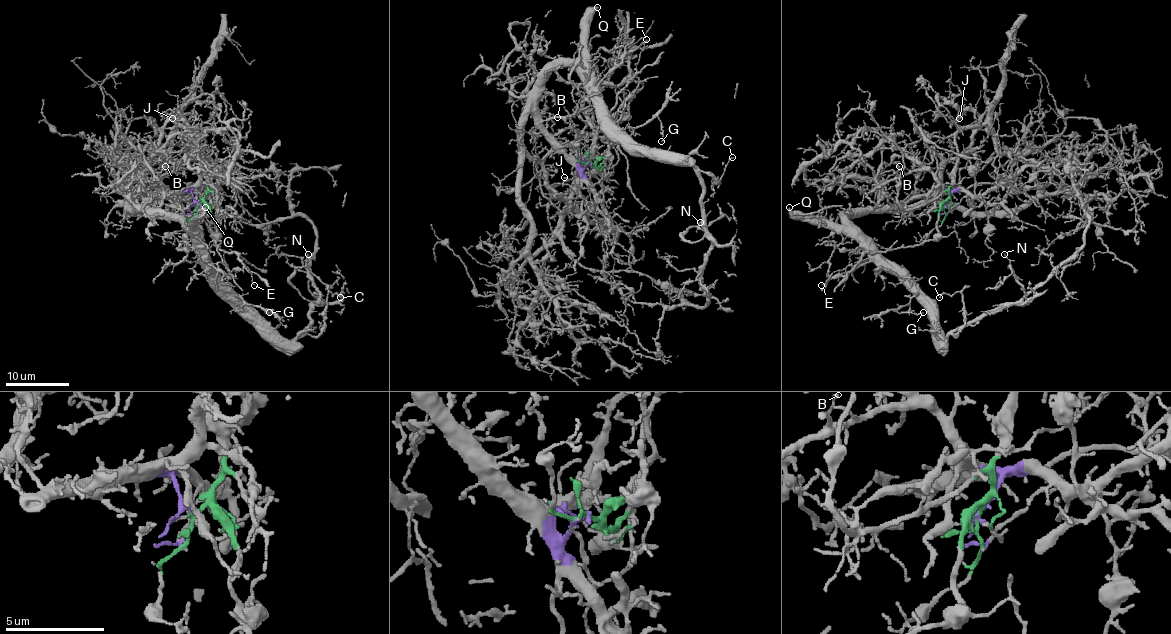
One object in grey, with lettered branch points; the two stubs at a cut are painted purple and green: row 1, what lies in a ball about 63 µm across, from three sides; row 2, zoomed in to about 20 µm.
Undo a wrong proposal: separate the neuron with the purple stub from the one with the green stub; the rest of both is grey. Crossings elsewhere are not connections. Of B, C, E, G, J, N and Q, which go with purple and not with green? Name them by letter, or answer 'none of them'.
B, C, G, N, Q

